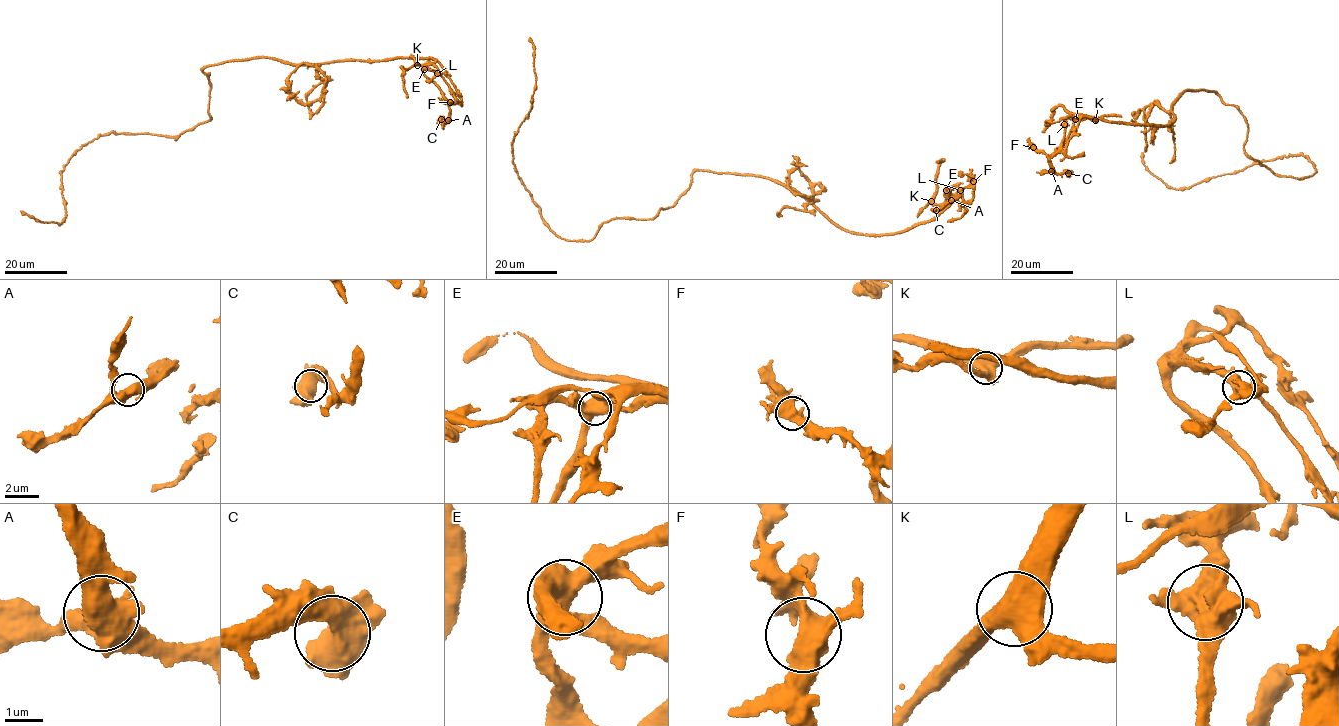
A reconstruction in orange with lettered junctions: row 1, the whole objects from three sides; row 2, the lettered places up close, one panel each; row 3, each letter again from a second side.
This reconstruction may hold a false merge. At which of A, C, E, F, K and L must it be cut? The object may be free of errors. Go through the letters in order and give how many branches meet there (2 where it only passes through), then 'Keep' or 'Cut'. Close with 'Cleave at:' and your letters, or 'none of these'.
A: Branches: 3. Keep
C: Branches: 3. Keep
E: Branches: 4. Cut
F: Branches: 3. Keep
K: Branches: 3. Keep
L: Branches: 3. Keep
Cleave at: E

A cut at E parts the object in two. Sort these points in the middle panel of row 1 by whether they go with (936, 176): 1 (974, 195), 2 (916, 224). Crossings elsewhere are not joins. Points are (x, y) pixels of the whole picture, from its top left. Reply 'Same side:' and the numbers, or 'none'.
Same side: 1

